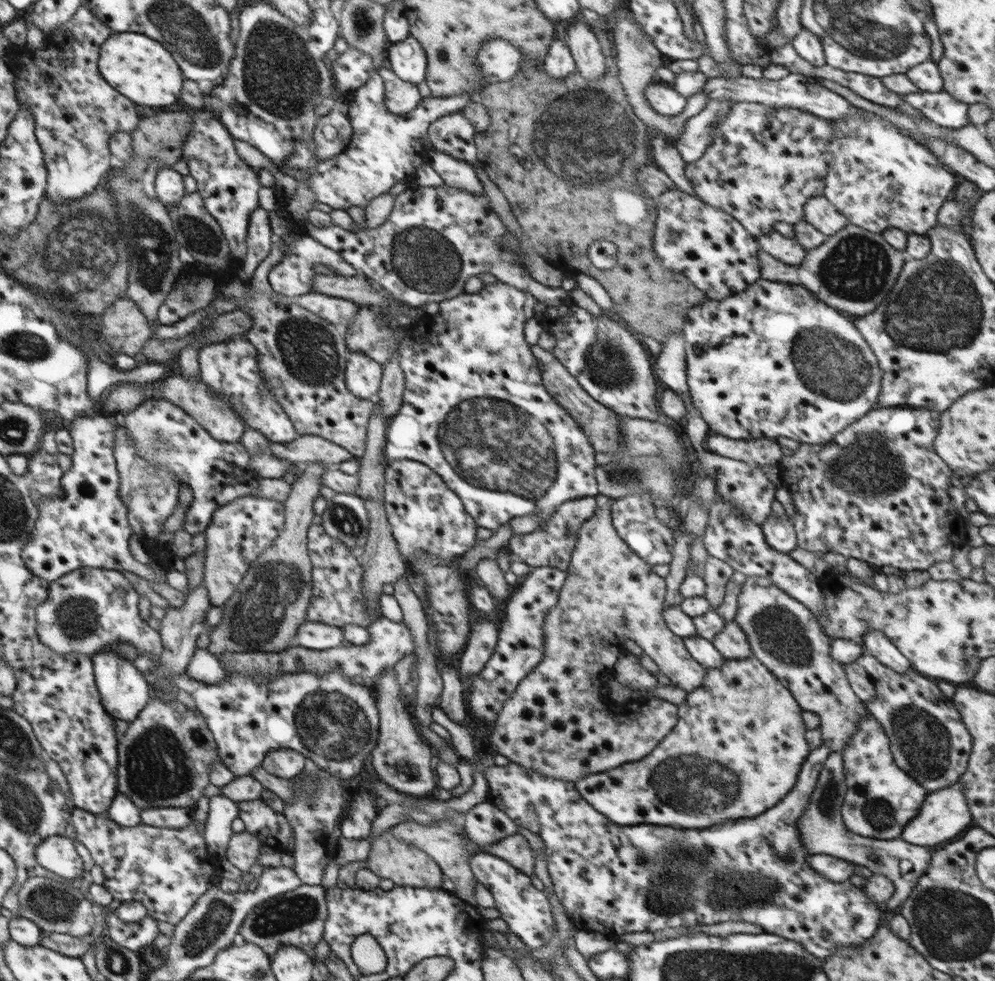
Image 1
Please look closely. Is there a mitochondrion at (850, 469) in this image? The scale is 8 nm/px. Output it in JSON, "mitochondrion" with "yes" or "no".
{"mitochondrion":"yes"}

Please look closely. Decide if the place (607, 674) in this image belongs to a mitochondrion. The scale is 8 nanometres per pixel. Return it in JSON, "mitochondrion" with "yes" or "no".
{"mitochondrion":"no"}

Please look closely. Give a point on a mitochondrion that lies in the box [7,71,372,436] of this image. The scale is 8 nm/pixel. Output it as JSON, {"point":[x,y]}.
{"point":[65,254]}

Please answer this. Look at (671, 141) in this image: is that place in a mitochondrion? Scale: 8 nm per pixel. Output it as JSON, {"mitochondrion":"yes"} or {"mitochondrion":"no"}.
{"mitochondrion":"no"}

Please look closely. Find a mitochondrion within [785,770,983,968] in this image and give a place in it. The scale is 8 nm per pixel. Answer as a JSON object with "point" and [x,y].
{"point":[879,814]}

